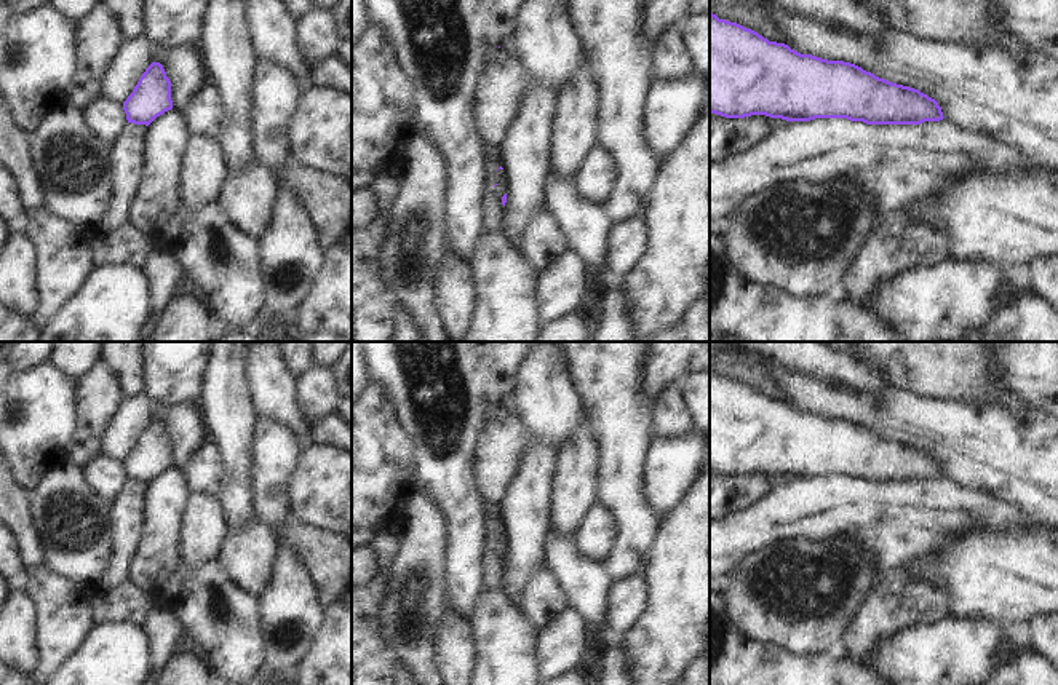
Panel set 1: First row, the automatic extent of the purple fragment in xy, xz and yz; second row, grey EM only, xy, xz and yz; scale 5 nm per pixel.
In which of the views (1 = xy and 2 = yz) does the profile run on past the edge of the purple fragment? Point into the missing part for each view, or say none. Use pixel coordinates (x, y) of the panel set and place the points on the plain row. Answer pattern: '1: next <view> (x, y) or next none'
1: next none
2: next none

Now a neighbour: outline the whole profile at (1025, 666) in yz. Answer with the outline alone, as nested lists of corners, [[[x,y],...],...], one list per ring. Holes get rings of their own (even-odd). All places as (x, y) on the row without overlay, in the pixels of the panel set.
[[[1018,647],[996,664],[984,685],[1058,685],[1058,669],[1034,647]]]

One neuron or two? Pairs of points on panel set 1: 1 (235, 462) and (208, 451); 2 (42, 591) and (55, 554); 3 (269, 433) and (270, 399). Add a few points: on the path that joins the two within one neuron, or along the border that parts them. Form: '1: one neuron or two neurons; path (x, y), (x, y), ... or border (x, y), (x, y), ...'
1: two neurons; border (206, 436), (218, 451), (224, 470), (221, 492)
2: two neurons; border (43, 562), (51, 570), (83, 586)
3: two neurons; border (258, 415), (283, 423), (298, 443)

